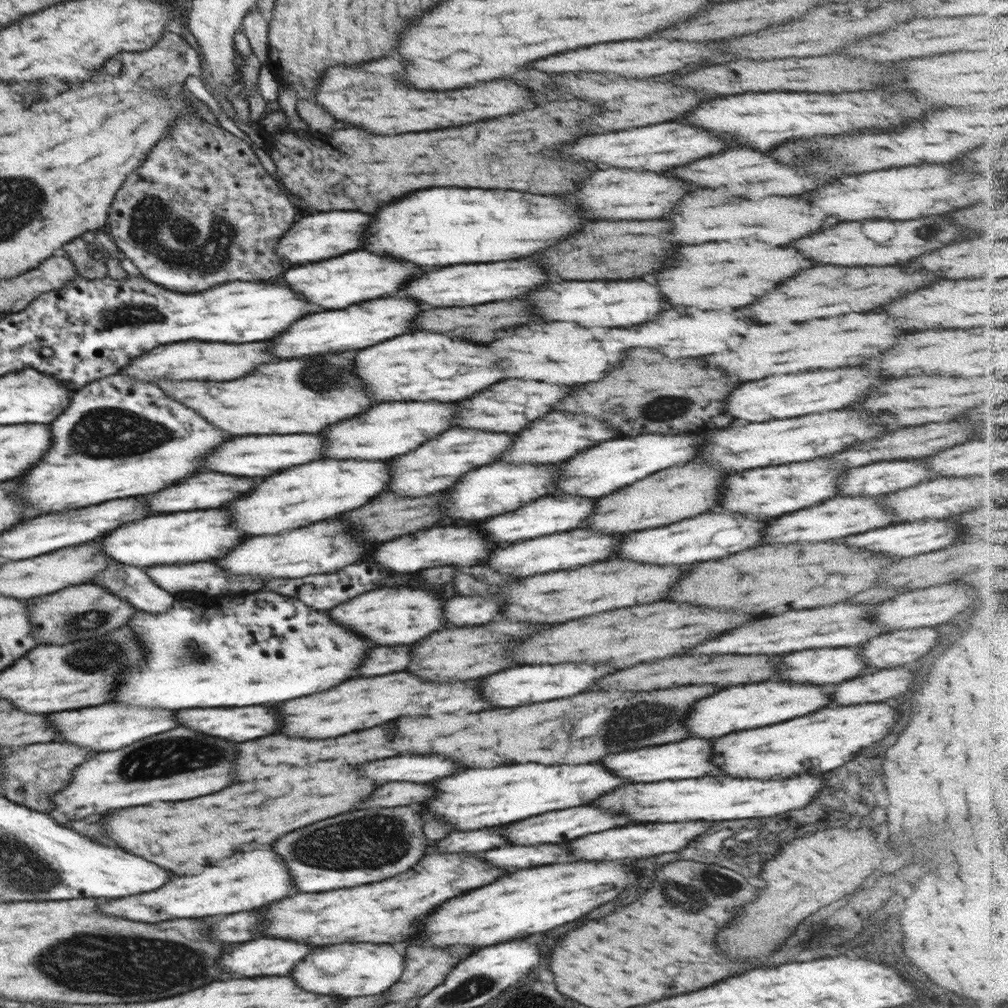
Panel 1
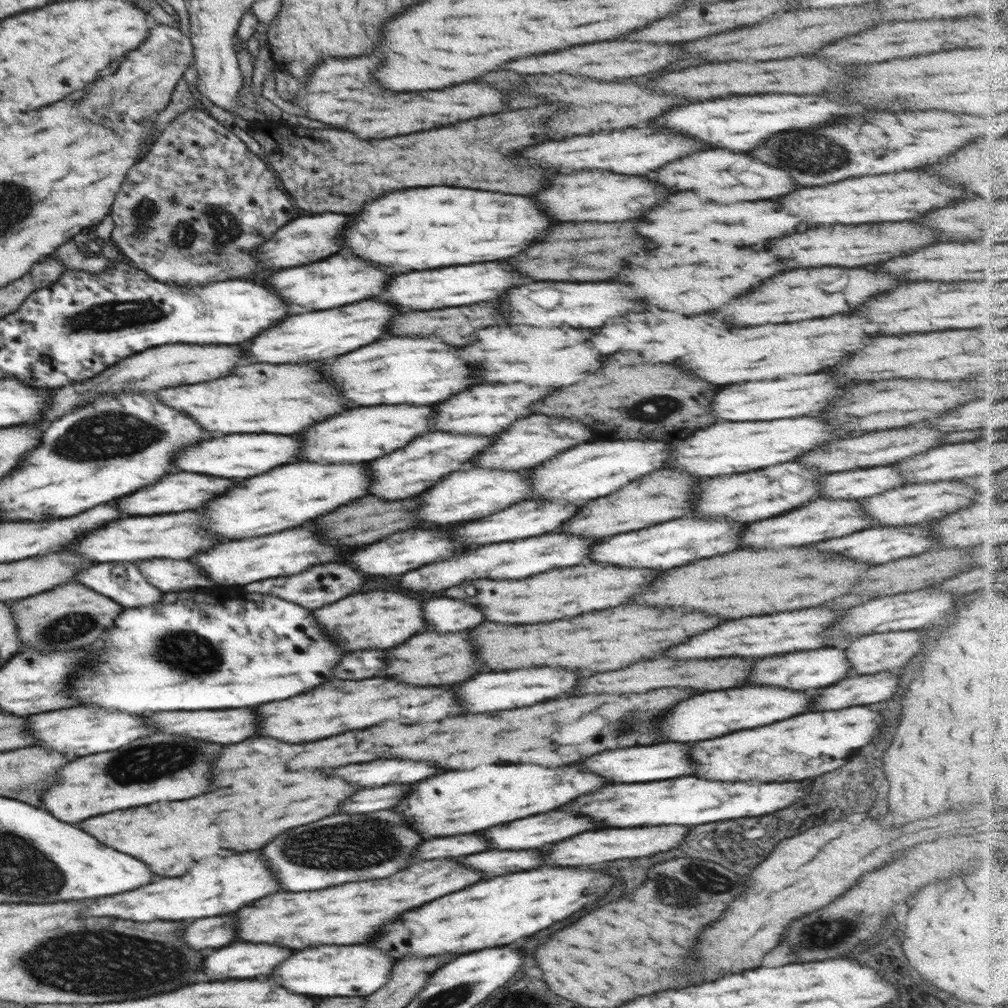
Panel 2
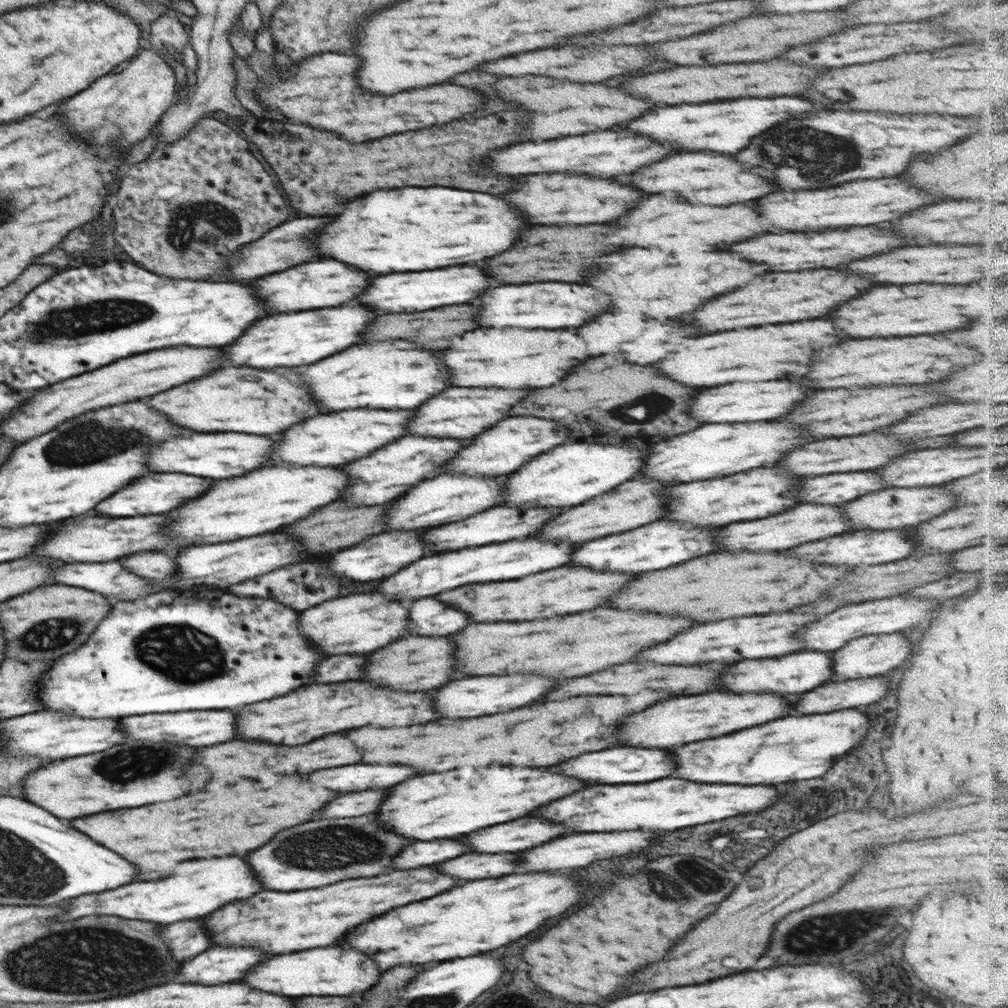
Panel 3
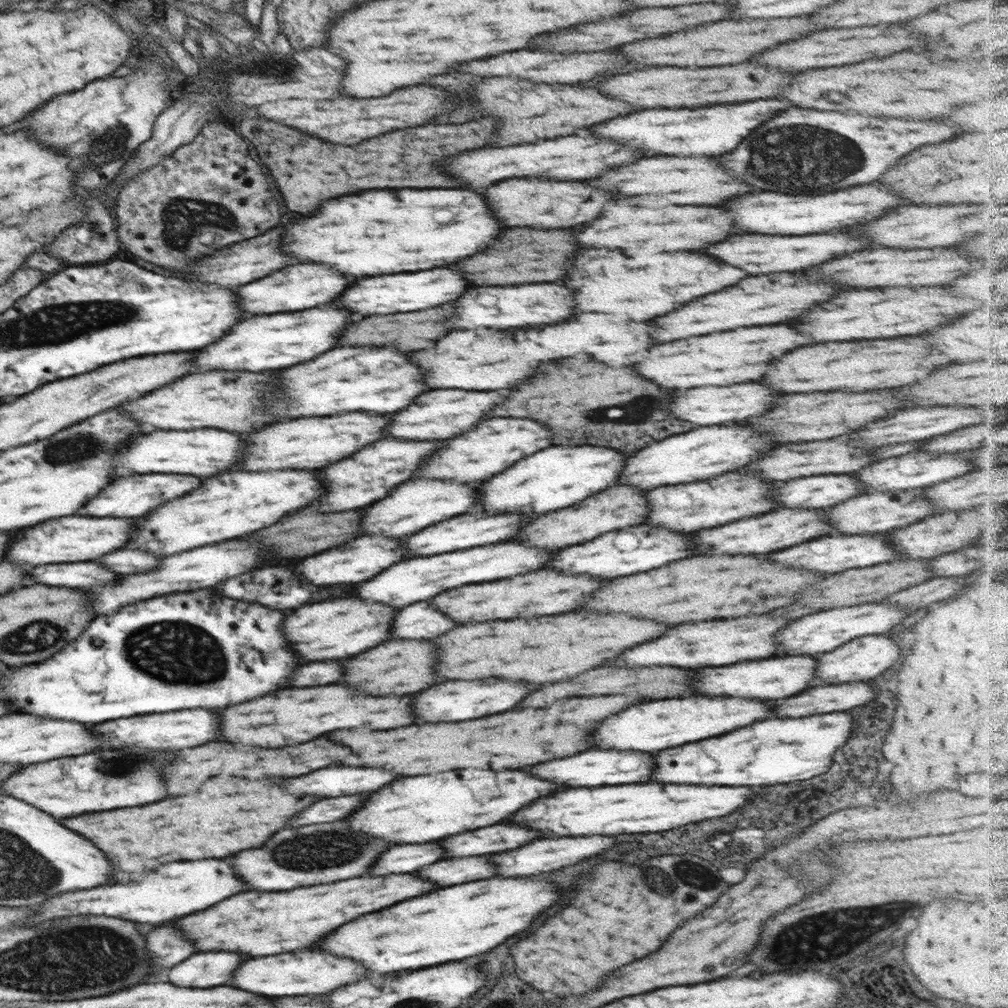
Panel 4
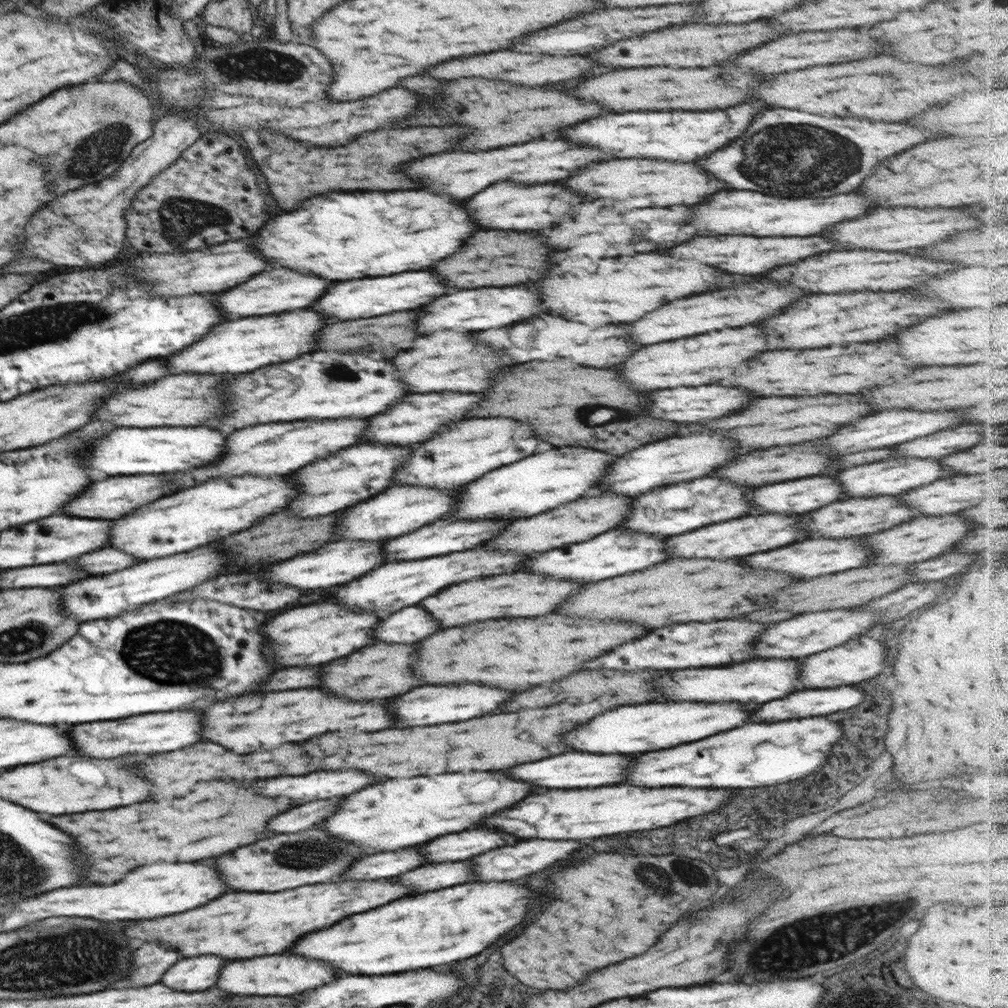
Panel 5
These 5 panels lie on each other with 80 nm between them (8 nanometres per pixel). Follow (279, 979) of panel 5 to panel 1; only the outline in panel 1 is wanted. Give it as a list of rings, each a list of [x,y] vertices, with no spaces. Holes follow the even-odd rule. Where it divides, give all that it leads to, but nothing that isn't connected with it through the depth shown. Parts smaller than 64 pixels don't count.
[[[332,944],[310,950],[304,962],[298,962],[290,976],[306,992],[328,996],[368,997],[386,992],[402,974],[402,954],[390,944]]]

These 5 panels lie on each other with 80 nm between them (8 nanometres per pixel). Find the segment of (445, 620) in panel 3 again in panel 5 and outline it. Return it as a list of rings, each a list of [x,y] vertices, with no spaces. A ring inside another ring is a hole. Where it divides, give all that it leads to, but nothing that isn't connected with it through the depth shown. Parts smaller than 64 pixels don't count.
[[[408,606],[380,620],[378,628],[374,630],[374,638],[390,644],[414,644],[436,630],[440,628],[428,616],[428,612],[424,612],[420,606]]]

